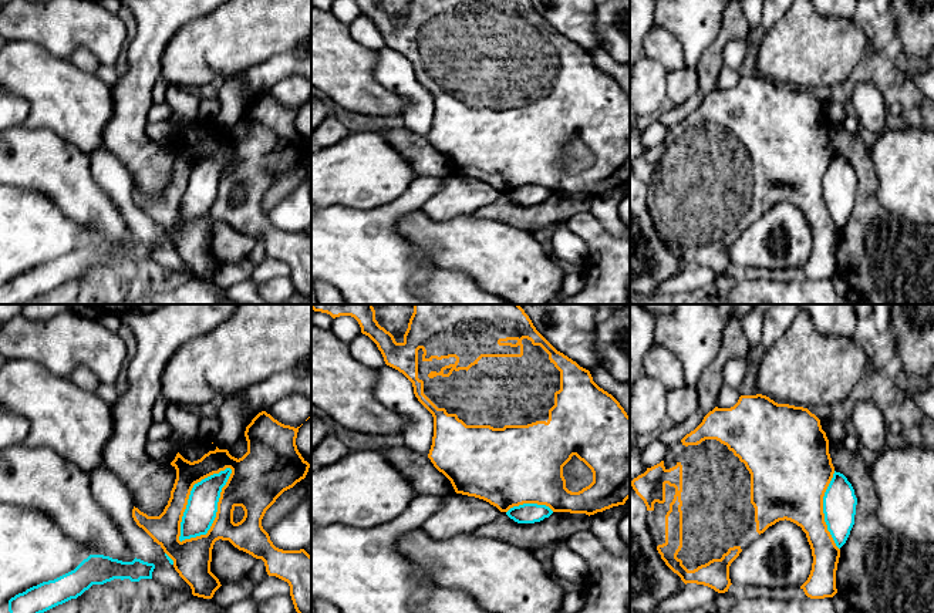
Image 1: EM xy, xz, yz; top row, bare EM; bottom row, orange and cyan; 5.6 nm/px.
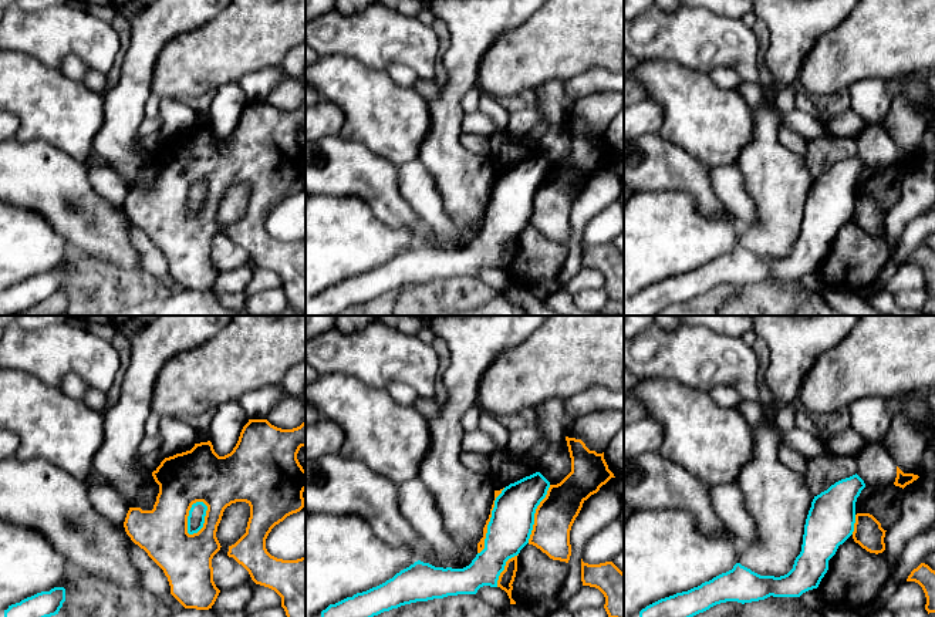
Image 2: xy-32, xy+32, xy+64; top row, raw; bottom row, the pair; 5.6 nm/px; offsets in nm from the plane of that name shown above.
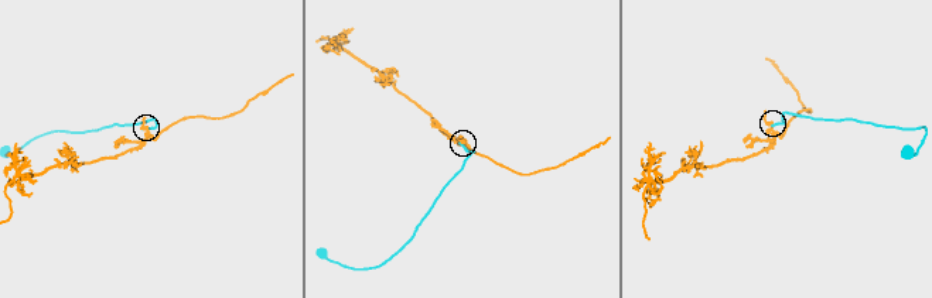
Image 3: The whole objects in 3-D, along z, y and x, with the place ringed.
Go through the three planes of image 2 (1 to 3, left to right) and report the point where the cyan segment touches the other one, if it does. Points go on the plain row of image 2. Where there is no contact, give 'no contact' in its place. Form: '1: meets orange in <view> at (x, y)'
1: meets orange in xy-32 at (188, 196)
2: meets orange in xy+32 at (489, 202)
3: meets orange in xy+64 at (854, 206)

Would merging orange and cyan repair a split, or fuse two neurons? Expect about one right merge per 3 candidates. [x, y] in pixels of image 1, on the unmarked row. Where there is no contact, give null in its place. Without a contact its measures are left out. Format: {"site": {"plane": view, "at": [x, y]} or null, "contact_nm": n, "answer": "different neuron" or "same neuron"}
{"site": {"plane": "xy", "at": [216, 194]}, "contact_nm": 500, "answer": "different neuron"}

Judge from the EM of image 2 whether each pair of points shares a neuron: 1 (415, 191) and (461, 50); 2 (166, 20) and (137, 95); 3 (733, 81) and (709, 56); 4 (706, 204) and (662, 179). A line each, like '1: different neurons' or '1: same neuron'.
1: different neurons
2: same neuron
3: different neurons
4: same neuron

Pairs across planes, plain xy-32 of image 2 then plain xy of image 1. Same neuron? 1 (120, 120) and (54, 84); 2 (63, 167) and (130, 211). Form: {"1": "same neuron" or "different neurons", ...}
{"1": "different neurons", "2": "different neurons"}

